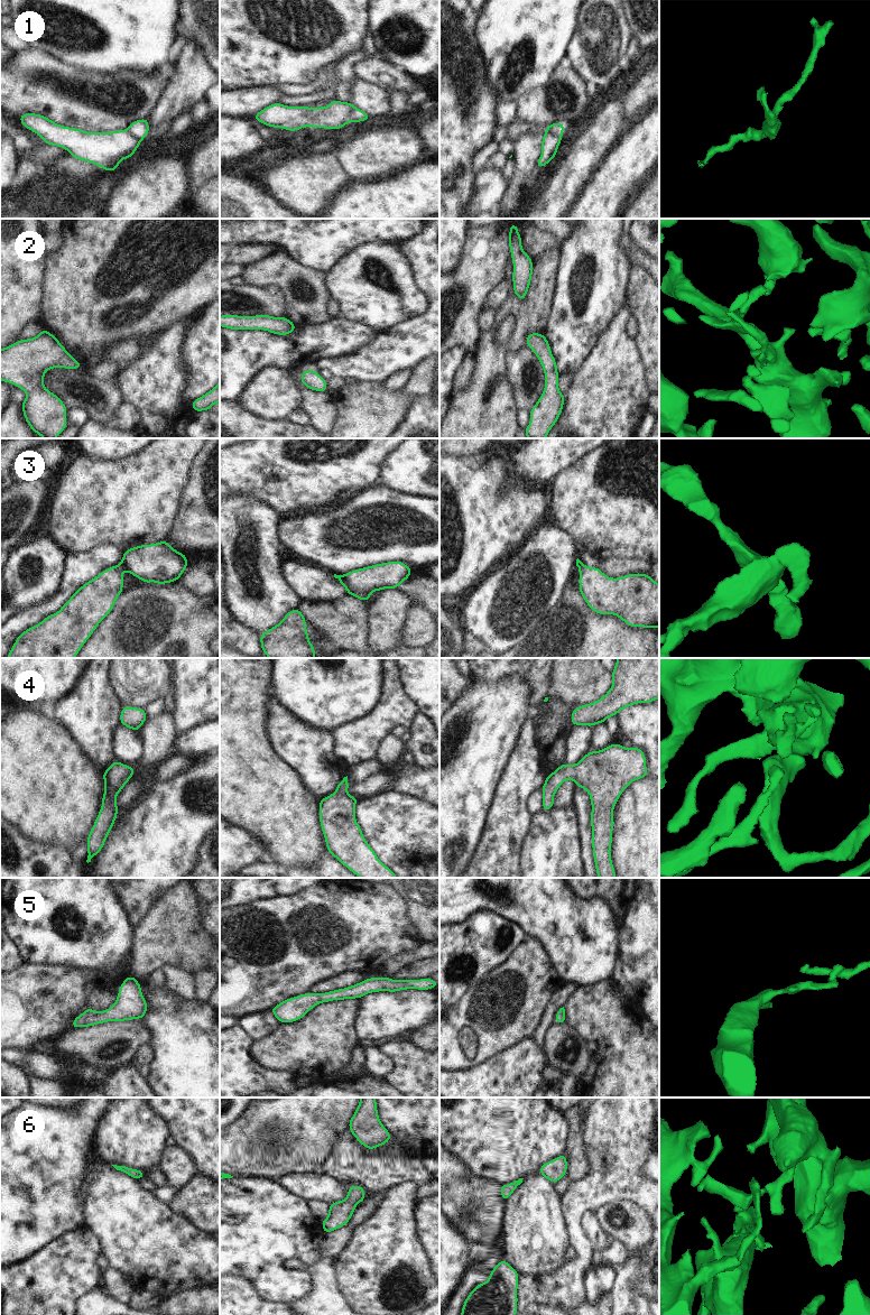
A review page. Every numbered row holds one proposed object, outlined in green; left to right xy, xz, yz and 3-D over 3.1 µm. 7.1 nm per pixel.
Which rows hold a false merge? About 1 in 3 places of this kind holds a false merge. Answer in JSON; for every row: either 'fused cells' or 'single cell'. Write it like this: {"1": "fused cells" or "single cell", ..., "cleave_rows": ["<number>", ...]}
{"1": "fused cells", "2": "single cell", "3": "fused cells", "4": "single cell", "5": "single cell", "6": "single cell", "cleave_rows": ["1", "3"]}

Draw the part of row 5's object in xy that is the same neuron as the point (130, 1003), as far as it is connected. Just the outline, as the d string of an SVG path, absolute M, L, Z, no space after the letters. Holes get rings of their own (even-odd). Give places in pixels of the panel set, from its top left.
M127 976L118 991L115 1002L109 1009L98 1012L89 1007L73 1020L72 1028L142 1019L147 1011L148 1004L141 992L141 984L135 976Z

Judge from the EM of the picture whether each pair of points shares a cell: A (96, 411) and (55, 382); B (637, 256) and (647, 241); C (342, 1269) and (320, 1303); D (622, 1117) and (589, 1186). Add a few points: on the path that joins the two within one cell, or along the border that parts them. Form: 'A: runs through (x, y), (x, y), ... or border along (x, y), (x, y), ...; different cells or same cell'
A: runs through (88, 401), (68, 383), (65, 383); same cell
B: border along (629, 234), (634, 243), (647, 255); different cells
C: border along (333, 1259), (334, 1280), (346, 1303); different cells
D: runs through (618, 1136), (617, 1166), (608, 1176); same cell

